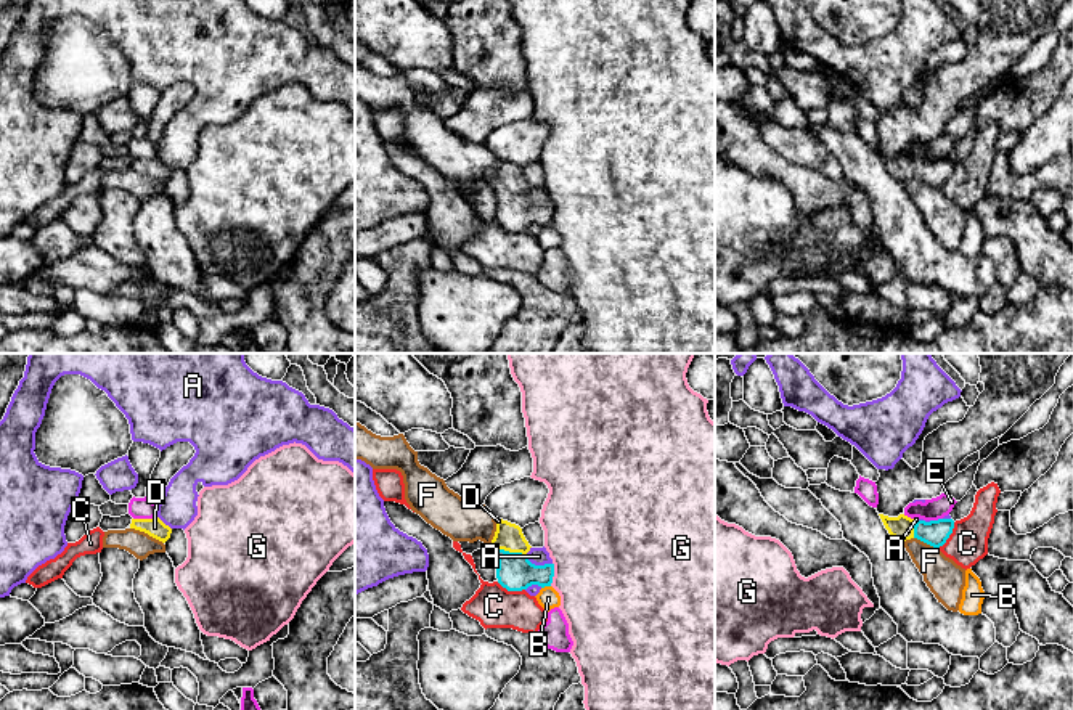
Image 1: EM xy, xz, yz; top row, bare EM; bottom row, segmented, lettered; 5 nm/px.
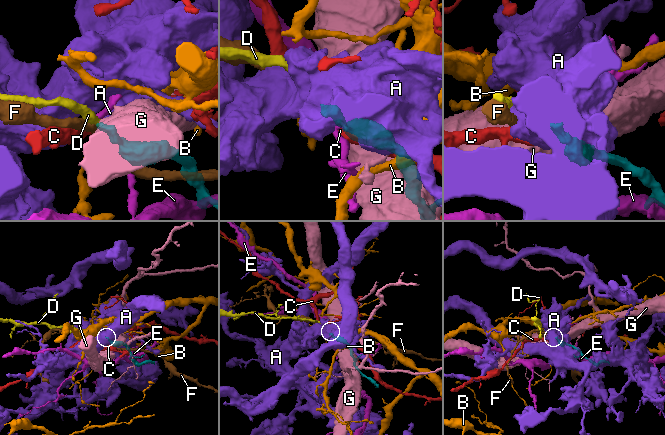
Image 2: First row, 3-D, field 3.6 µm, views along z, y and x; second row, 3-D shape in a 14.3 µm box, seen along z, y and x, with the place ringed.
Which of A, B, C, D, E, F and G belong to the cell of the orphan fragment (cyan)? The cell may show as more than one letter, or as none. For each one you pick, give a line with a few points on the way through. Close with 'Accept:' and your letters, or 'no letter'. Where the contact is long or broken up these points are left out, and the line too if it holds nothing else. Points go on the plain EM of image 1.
D: Path across: xz (514, 212), (511, 193), (508, 177)
Accept: D

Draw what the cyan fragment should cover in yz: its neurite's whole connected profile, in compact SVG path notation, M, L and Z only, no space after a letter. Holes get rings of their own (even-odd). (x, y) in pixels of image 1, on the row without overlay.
M879 154L885 169L891 177L900 182L917 178L933 188L940 188L946 183L954 169L953 159L938 159L938 161L914 161L904 154L898 157L888 157Z

